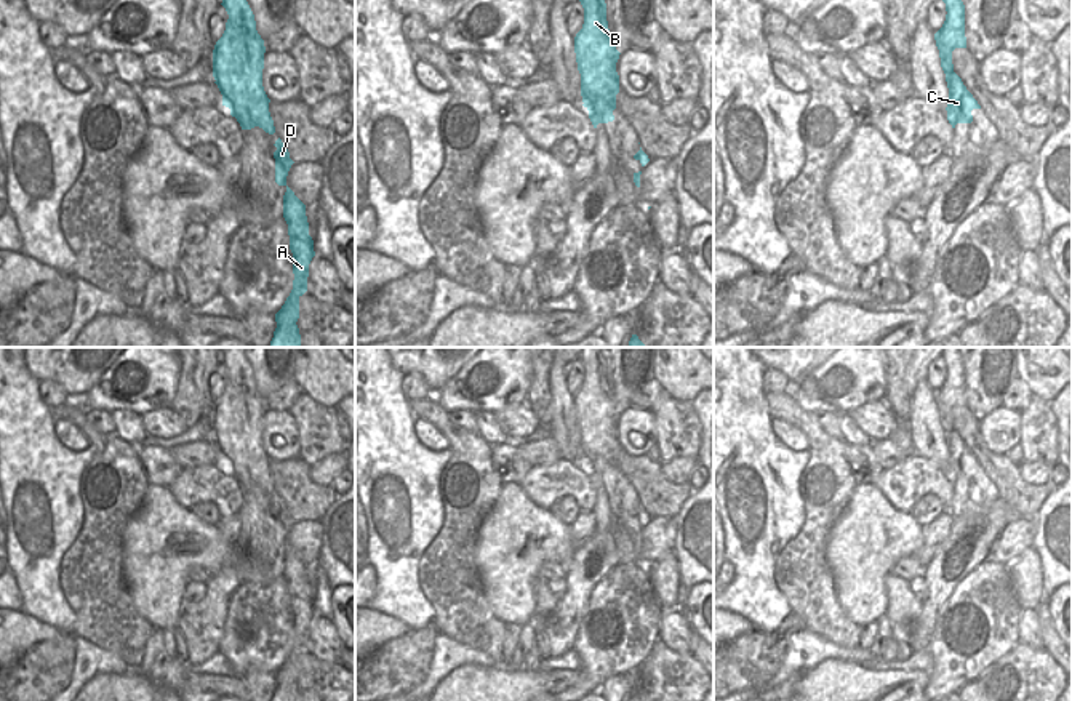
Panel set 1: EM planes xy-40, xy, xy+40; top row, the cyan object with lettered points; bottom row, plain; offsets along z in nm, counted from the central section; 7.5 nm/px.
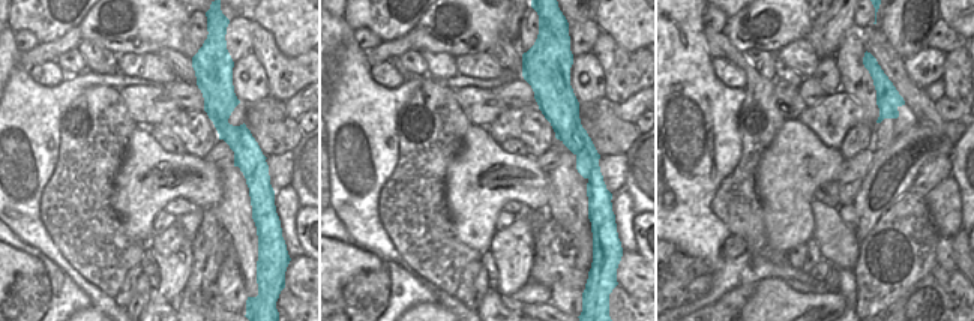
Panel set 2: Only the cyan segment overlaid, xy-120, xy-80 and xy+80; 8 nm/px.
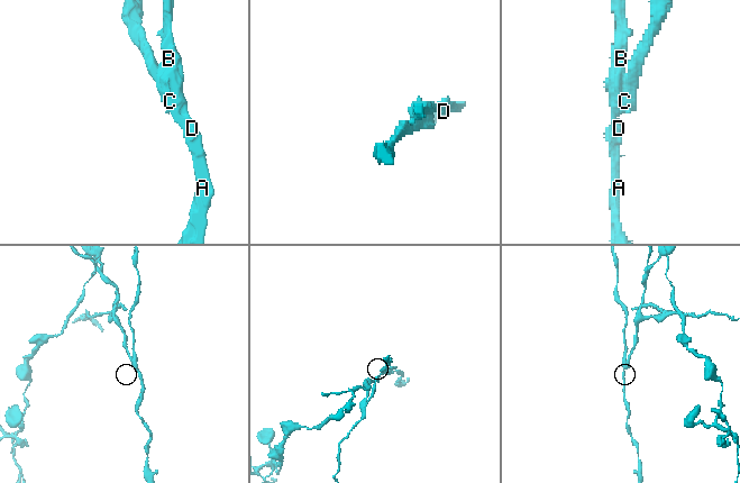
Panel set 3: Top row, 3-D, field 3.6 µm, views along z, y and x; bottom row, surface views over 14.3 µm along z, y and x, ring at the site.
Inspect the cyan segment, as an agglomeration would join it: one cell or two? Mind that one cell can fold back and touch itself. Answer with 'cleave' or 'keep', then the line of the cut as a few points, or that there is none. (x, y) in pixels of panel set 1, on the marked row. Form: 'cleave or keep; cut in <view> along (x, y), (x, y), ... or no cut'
cleave; cut in xy along (615, 104), (597, 100), (588, 109)

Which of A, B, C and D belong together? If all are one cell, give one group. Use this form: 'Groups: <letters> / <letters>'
Groups: A B D / C.

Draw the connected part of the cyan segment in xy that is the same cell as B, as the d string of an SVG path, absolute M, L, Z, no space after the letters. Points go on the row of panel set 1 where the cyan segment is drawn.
M579 0L584 8L582 29L574 37L574 53L581 74L582 106L592 109L597 99L616 104L619 75L616 50L608 29L605 0Z

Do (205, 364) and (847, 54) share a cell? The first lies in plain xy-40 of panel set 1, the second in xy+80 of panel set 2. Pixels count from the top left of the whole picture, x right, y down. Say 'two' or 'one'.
one

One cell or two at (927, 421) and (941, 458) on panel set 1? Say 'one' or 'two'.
one

